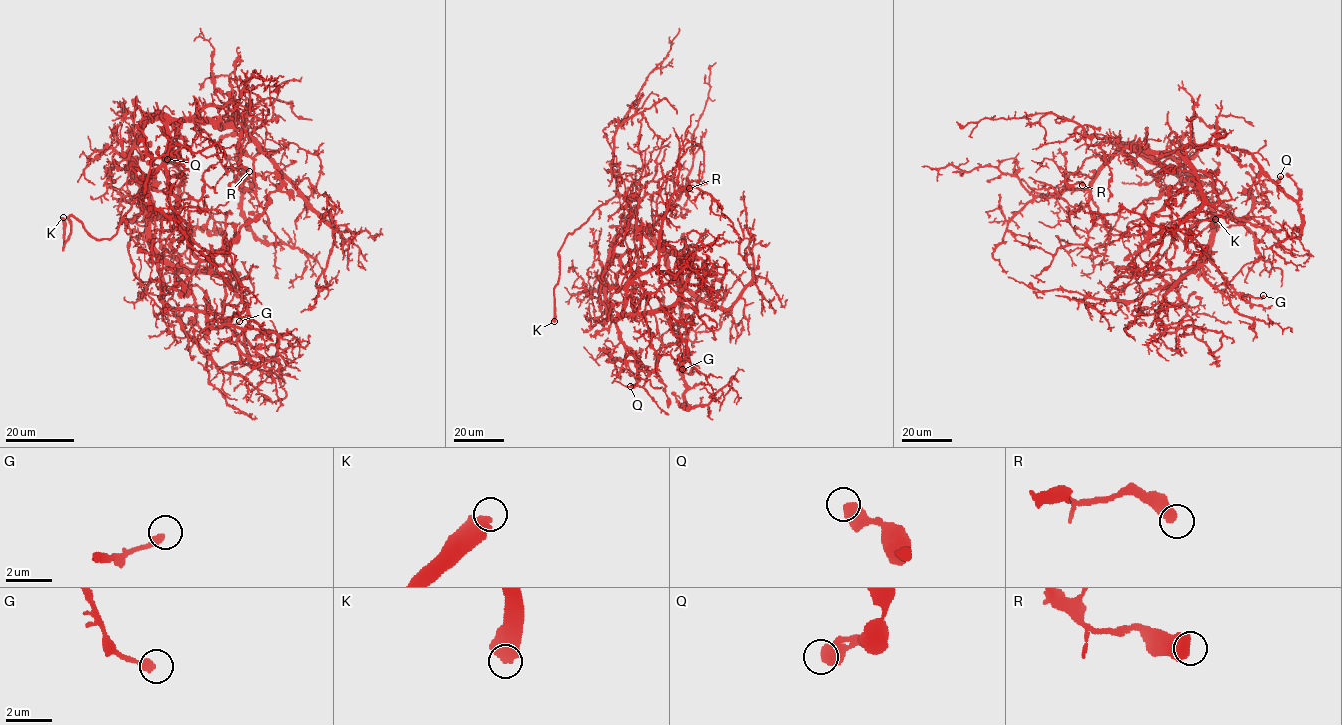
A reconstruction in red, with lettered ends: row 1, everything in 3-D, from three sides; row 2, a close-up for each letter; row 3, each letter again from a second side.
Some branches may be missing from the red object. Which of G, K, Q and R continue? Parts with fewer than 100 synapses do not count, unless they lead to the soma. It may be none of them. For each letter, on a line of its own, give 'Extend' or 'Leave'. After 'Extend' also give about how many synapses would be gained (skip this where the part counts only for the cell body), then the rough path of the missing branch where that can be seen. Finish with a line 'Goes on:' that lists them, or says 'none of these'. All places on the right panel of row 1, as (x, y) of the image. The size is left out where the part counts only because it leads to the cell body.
G: Leave
K: Extend. Course of what is missing: (1215, 219), (1228, 227), (1230, 224)
Q: Leave
R: Leave
Goes on: K

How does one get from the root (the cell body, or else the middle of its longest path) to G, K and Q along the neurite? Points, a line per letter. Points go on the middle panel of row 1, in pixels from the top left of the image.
G: (610, 247), (602, 279), (609, 313), (614, 318), (641, 315), (656, 354), (669, 355), (682, 369)
K: (610, 247), (631, 215), (629, 203), (620, 195), (602, 203), (567, 235), (558, 253), (554, 321)
Q: (610, 247), (602, 291), (619, 340), (628, 351), (616, 361), (616, 368), (633, 373), (637, 382), (630, 386)

